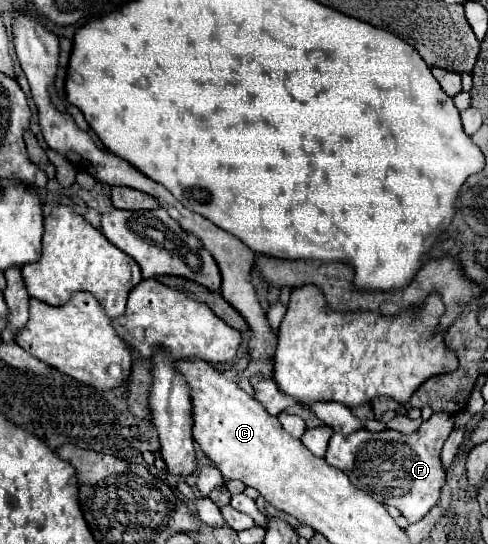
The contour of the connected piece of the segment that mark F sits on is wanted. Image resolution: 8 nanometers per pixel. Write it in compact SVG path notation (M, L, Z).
M435 413L429 421L421 423L415 435L401 435L399 431L369 433L367 429L357 431L349 437L333 433L333 437L329 439L325 461L347 473L355 487L367 487L367 493L375 501L383 505L395 505L403 513L403 517L407 517L411 523L417 523L439 499L439 491L445 479L439 453L451 431L453 415Z

